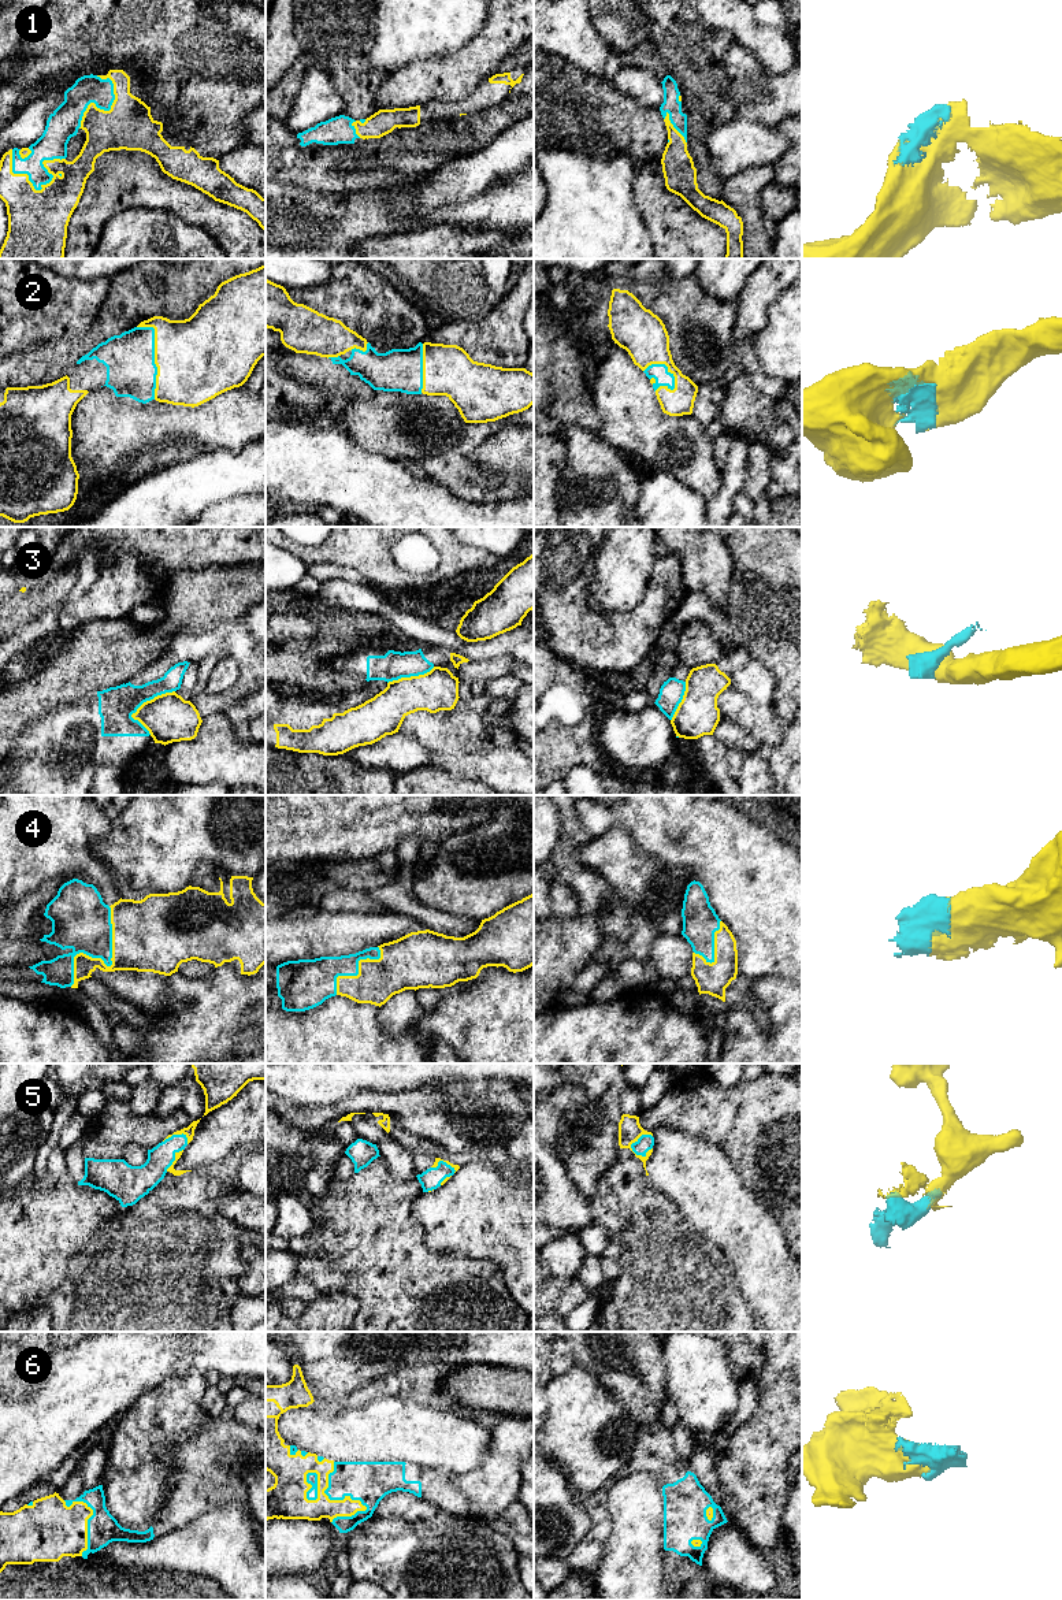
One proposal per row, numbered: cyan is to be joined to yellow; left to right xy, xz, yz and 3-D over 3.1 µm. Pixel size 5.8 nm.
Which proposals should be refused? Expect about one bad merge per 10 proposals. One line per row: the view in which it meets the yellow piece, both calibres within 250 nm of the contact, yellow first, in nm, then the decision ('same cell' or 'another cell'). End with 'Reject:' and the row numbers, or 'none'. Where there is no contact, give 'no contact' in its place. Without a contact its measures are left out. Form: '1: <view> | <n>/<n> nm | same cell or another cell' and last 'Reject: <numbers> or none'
1: xy | 360/170 nm | same cell
2: xy | 480/300 nm | same cell
3: xy | 280/200 nm | another cell
4: xy | 340/300 nm | same cell
5: yz | 140/90 nm | same cell
6: xz | 130/240 nm | same cell
Reject: 3

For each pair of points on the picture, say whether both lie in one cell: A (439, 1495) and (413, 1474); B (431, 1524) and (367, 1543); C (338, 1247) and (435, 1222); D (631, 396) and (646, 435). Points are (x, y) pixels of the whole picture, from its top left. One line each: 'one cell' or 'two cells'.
A: one cell
B: one cell
C: two cells
D: one cell

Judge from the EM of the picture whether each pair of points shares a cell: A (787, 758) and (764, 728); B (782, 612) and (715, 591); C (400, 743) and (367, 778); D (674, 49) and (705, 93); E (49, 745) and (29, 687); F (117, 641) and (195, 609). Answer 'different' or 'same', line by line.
A: different
B: different
C: different
D: same
E: different
F: same

